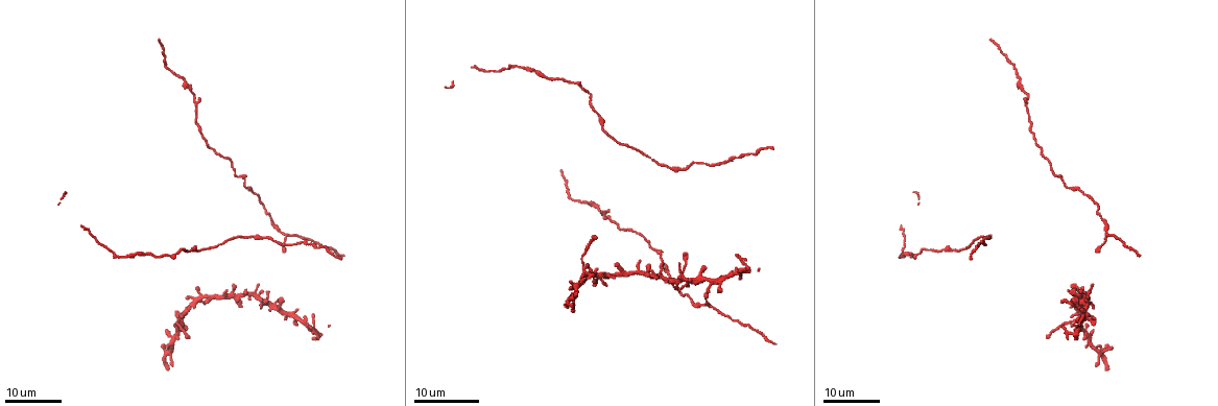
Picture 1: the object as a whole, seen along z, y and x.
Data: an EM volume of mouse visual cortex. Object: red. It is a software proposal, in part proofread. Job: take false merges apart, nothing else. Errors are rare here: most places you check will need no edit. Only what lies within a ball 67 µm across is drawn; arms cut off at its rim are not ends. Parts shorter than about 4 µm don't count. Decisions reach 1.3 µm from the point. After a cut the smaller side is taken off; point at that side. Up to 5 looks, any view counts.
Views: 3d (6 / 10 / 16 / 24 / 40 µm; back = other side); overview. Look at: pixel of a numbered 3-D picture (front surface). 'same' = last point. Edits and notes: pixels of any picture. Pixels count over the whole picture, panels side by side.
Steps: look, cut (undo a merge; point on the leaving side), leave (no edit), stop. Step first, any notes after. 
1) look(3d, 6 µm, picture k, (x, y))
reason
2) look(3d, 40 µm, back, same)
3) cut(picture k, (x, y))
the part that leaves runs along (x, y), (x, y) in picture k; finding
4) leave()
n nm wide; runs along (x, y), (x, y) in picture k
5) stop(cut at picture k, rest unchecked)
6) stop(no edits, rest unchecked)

look(3d, 16 µm, picture 1, (168, 255))
two arms in line, one across

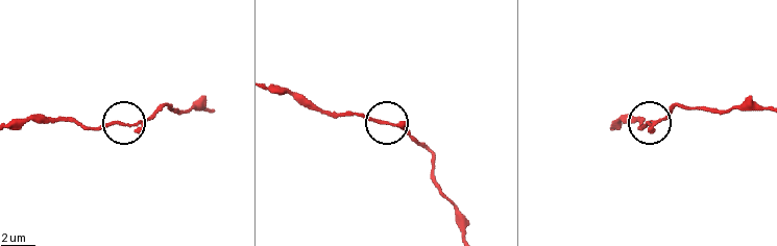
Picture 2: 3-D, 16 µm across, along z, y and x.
look(3d, 6 µm, picture 2, (123, 122))

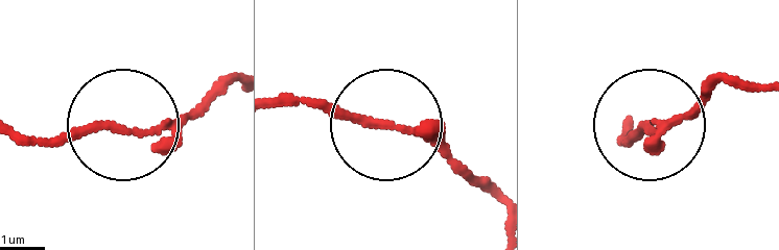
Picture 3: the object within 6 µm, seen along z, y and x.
leave()
3 arms; one cell here

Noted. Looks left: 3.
look(3d, 16 µm, picture 1, (585, 270))
thin arm on a thick one

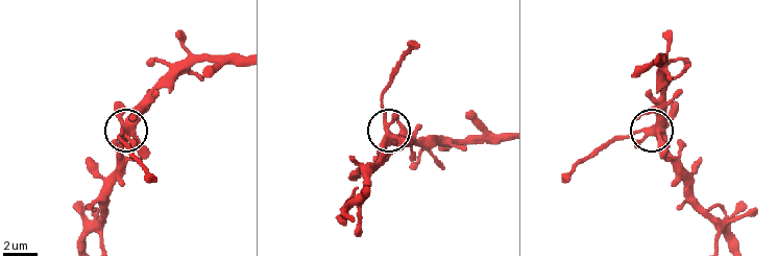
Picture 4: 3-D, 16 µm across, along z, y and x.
look(3d, 6 µm, picture 4, (653, 132))
closer look

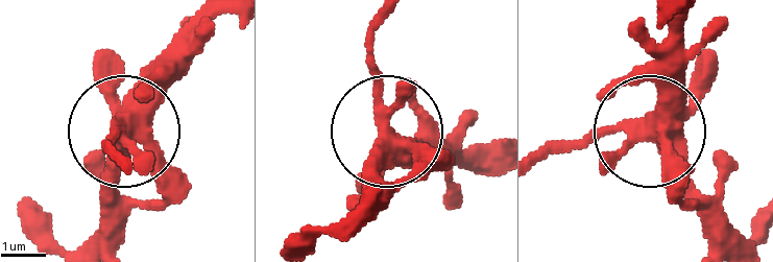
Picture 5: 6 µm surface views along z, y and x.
cut(picture 5, (124, 163))
390 nm wide; the part that leaves runs along (378, 77), (370, 25) in picture 5; two cells meet here

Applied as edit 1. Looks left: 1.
stop(cut at picture 5, rest unchecked)

